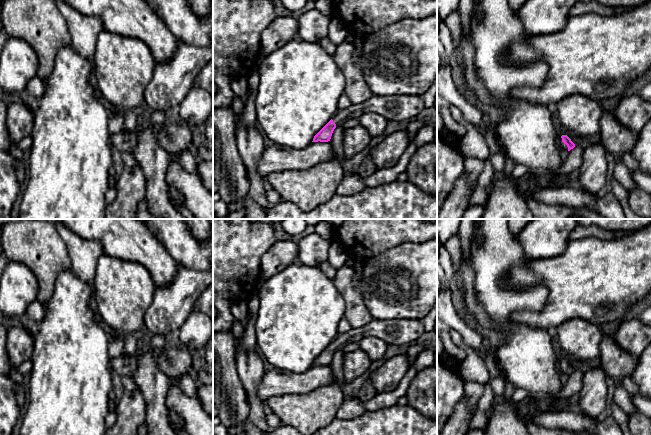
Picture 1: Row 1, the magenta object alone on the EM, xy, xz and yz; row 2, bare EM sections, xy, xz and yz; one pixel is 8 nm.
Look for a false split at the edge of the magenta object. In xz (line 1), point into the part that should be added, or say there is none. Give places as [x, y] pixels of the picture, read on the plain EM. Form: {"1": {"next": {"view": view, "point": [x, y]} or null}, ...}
{"1": {"next": {"view": "xz", "point": [394, 331]}}}

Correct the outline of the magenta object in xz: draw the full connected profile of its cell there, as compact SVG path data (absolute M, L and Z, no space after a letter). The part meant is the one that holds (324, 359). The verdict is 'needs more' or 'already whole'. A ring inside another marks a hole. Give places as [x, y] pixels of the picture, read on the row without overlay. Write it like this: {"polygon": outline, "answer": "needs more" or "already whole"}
{"polygon": "M374 318L369 324L338 334L314 360L312 366L328 366L334 353L348 343L359 343L364 337L379 337L388 345L411 345L425 332L422 318Z", "answer": "needs more"}

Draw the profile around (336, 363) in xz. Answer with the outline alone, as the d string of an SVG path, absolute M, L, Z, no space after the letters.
M343 348L336 350L329 366L332 370L336 382L338 382L341 386L344 387L344 389L346 390L346 395L349 396L354 393L355 388L352 386L344 385L343 371L342 371L342 361L344 354L345 353Z

